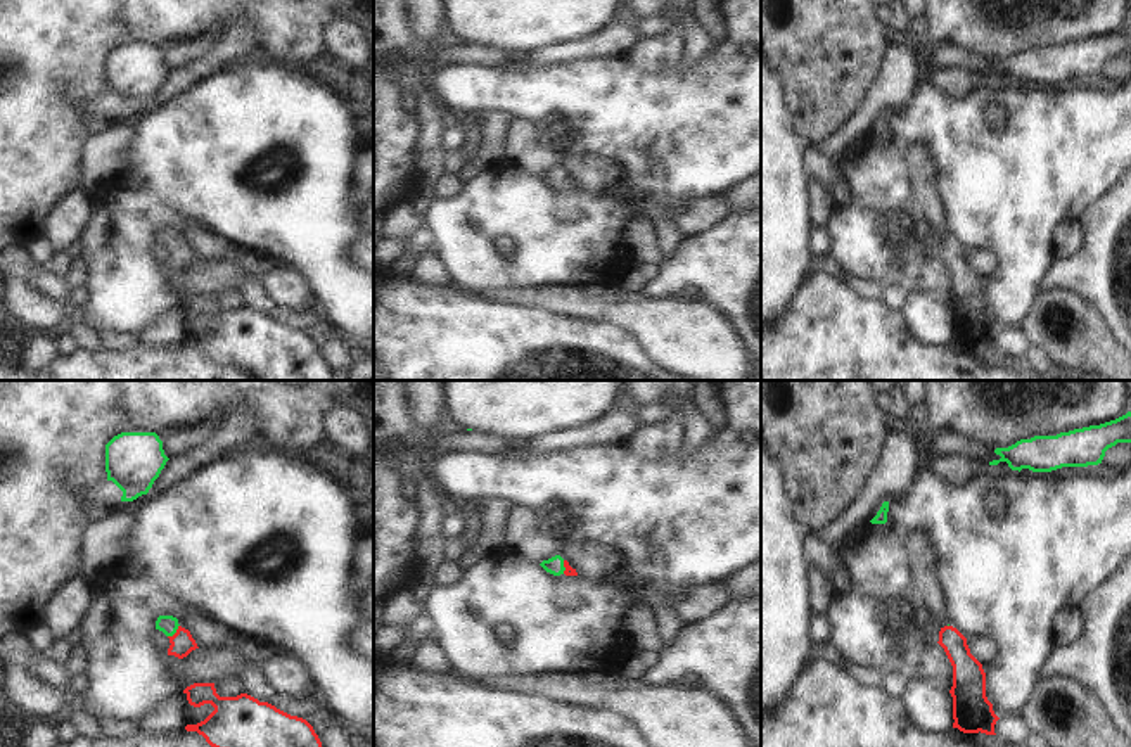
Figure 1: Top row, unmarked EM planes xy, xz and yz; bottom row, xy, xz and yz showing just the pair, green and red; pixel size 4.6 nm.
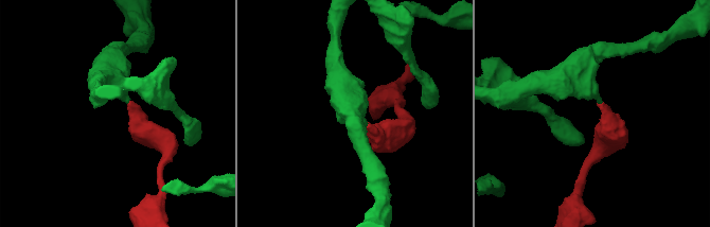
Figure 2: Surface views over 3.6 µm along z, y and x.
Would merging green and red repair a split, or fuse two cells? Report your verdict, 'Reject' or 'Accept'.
Accept

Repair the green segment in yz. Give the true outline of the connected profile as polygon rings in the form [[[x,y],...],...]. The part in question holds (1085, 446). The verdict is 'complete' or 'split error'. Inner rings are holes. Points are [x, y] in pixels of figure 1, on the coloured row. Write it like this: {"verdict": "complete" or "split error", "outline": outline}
{"verdict": "complete", "outline": [[[1131,412],[1100,425],[1074,429],[1057,436],[1034,436],[1031,439],[1020,439],[1008,448],[996,448],[994,453],[1001,458],[989,462],[989,465],[1006,462],[1012,470],[1019,472],[1022,469],[1029,469],[1032,472],[1051,472],[1062,467],[1098,465],[1102,463],[1105,451],[1117,443],[1131,443]]]}

